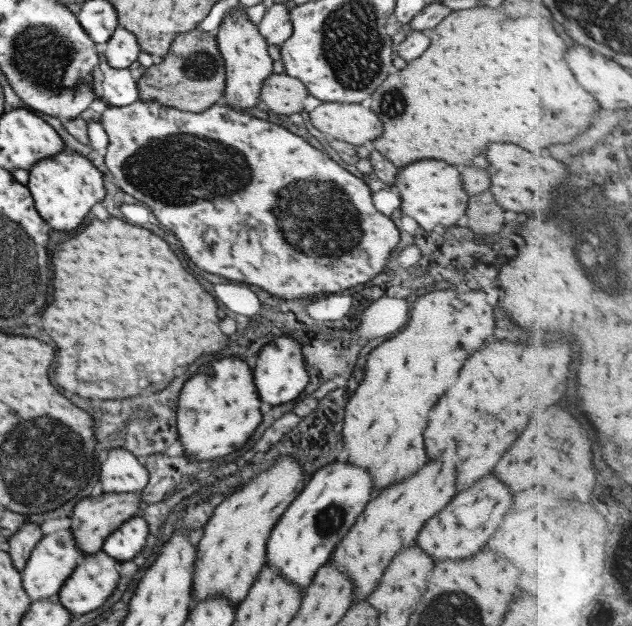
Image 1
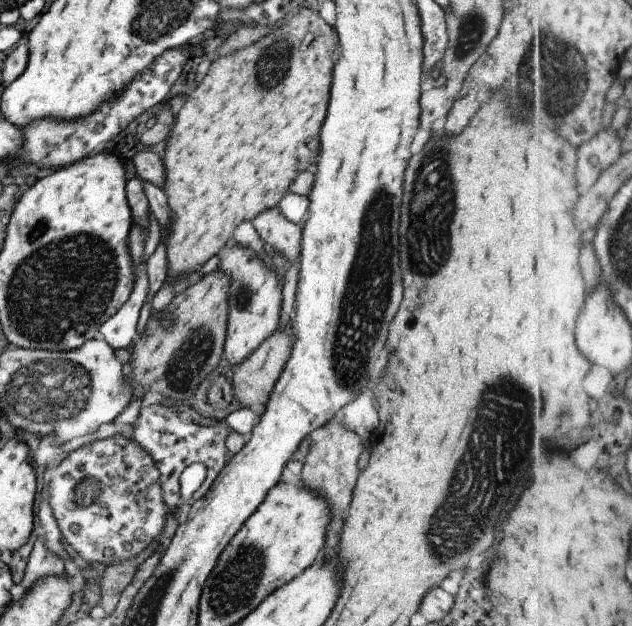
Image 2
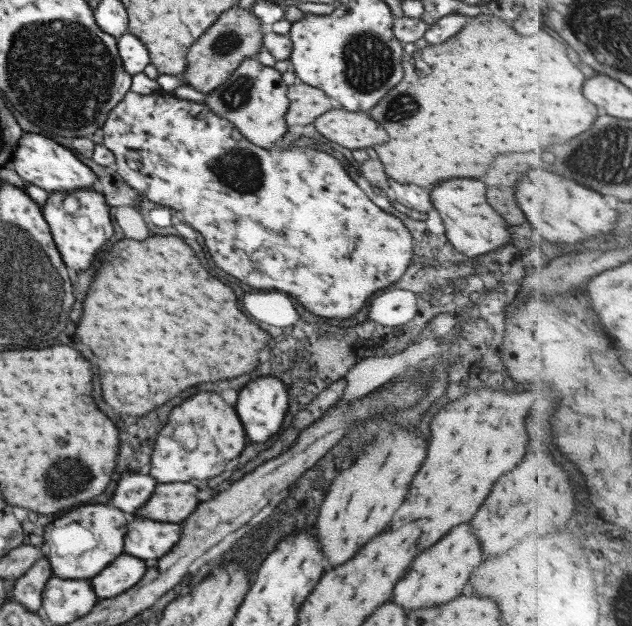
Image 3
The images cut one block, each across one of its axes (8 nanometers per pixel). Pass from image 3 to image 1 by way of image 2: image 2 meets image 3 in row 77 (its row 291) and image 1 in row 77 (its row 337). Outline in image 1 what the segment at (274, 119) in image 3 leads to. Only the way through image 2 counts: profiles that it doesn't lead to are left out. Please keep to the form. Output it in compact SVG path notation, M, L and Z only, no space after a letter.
M243 5L236 8L236 12L226 14L222 24L218 26L216 34L218 47L225 61L225 91L223 96L234 110L246 113L250 108L256 108L260 104L262 84L268 76L274 73L271 56L267 52L268 44L262 36L258 26L250 22L246 7Z

